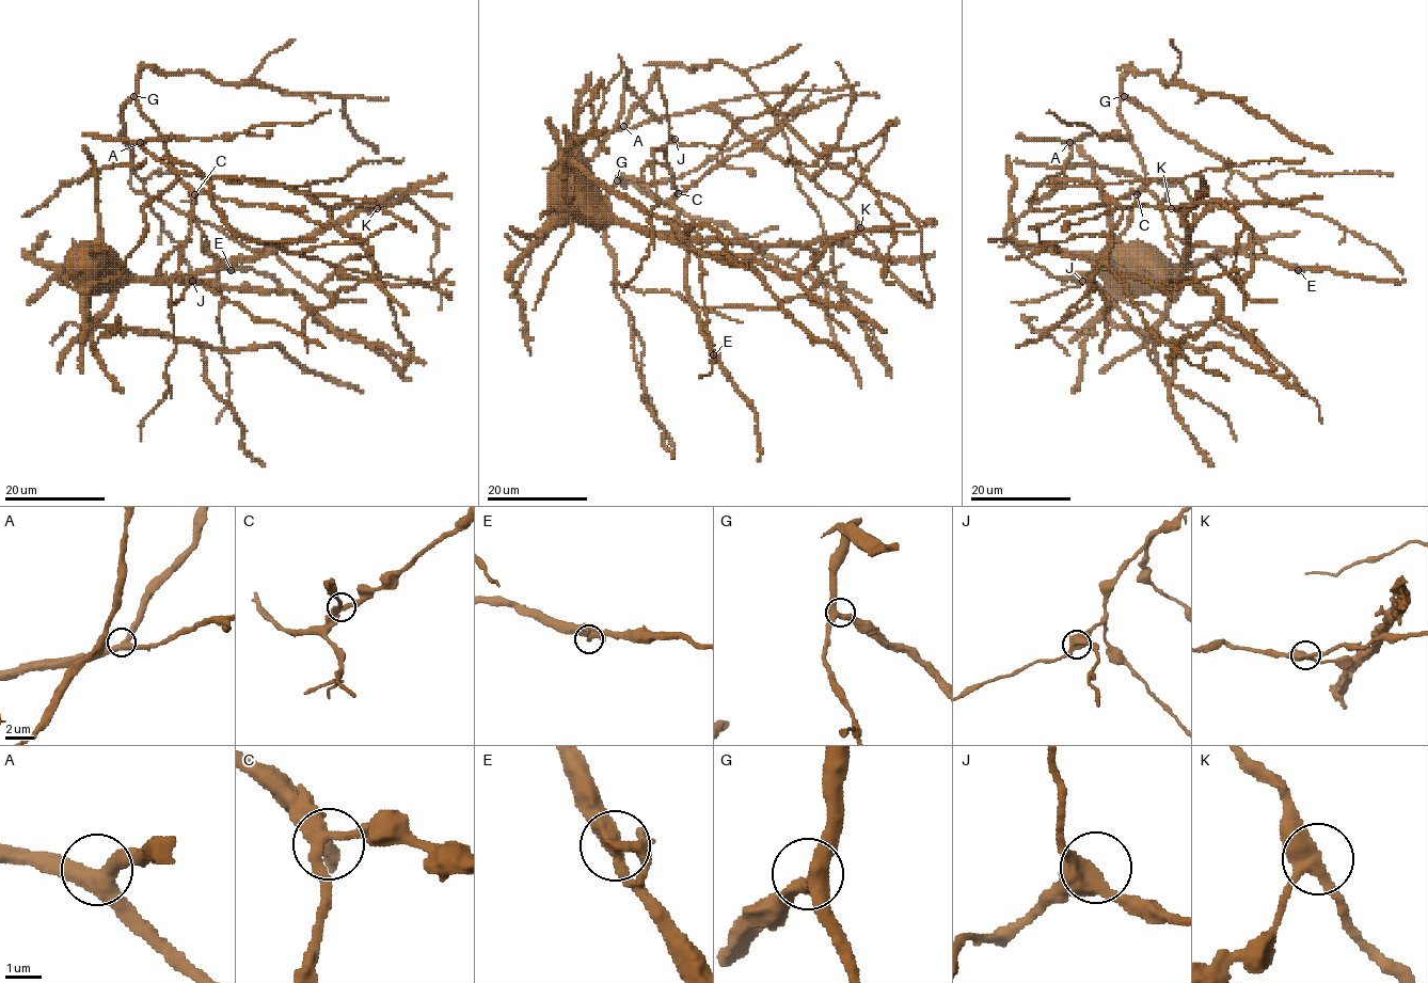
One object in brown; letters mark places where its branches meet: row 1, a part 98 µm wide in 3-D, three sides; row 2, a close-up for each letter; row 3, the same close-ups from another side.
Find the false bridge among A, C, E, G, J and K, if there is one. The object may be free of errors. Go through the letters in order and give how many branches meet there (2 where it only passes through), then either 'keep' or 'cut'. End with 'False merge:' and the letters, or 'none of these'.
A: 3 | keep
C: 3 | keep
E: 3 | keep
G: 3 | keep
J: 3 | keep
K: 3 | keep
False merge: none of these

